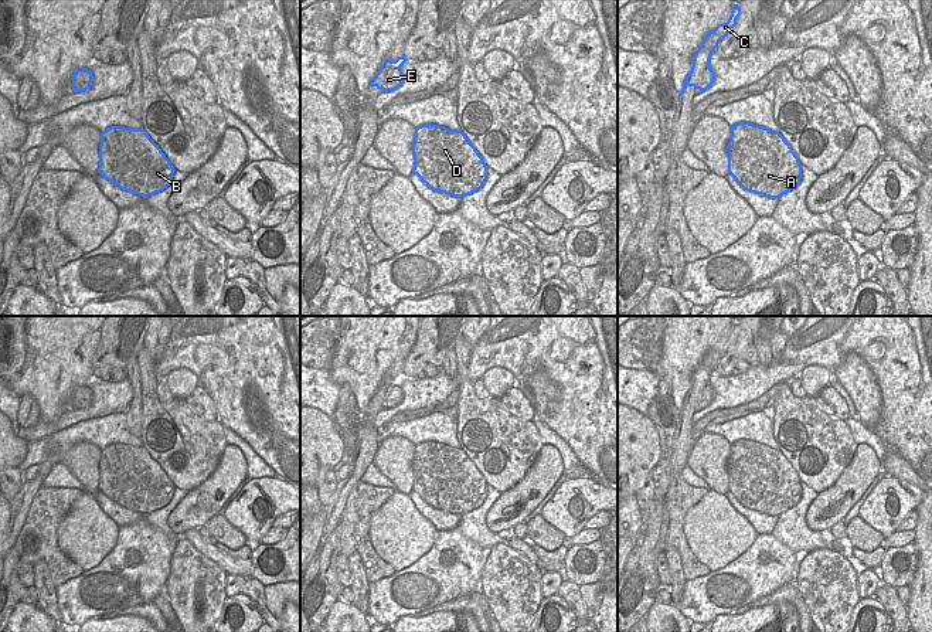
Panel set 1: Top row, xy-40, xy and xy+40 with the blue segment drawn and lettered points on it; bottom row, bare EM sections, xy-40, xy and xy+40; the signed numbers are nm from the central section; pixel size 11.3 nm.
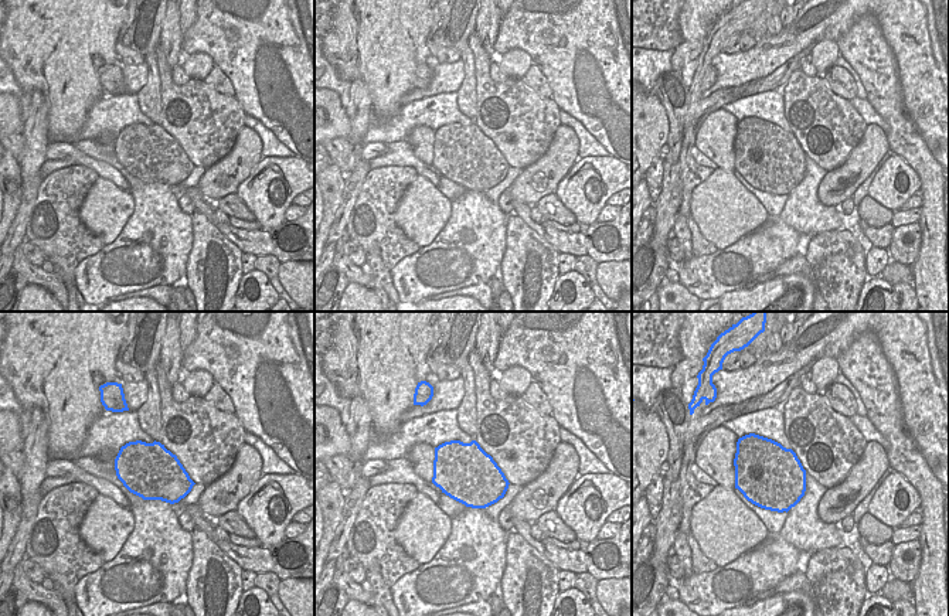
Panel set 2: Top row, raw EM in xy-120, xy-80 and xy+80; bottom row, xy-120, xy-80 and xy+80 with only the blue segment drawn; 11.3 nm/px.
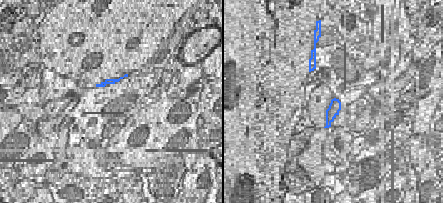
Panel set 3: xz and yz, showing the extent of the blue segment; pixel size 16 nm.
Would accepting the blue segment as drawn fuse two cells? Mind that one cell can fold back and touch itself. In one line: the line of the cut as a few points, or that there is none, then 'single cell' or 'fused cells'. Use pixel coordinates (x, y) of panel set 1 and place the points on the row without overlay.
cut xy (400, 386), (380, 387); fused cells

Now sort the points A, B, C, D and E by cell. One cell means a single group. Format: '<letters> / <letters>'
A B D E / C

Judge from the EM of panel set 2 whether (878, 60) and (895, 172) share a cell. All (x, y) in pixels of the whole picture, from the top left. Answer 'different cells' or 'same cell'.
different cells

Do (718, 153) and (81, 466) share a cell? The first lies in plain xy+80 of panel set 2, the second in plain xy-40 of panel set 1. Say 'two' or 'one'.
one

